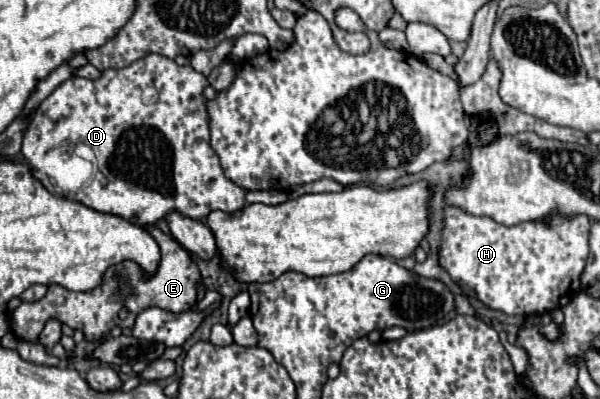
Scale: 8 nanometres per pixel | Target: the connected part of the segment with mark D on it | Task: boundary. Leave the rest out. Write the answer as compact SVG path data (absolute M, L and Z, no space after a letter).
M148 54L146 58L120 68L120 70L104 70L102 76L98 80L88 80L88 78L70 78L66 82L62 82L38 108L36 116L32 118L26 134L24 134L24 142L22 142L22 156L30 166L30 172L36 180L40 180L44 184L44 188L48 191L65 197L70 200L82 202L92 210L98 212L106 212L106 214L114 214L120 216L124 220L138 216L140 224L156 224L160 218L164 218L170 210L178 210L184 216L202 220L206 218L206 214L210 210L224 210L224 212L234 212L240 210L246 202L244 202L244 190L240 186L236 186L232 180L226 178L222 166L220 166L220 158L214 154L214 150L210 148L210 132L208 132L208 122L206 122L206 98L202 94L202 90L208 86L206 76L198 74L192 66L178 66L174 60L160 56L160 54Z

